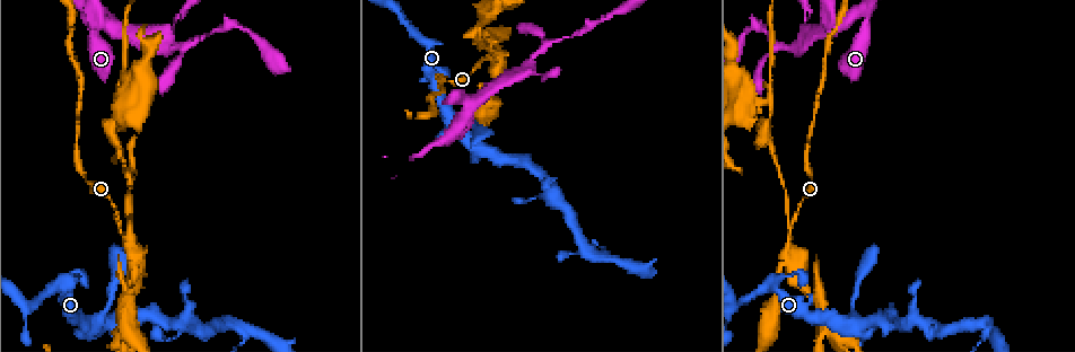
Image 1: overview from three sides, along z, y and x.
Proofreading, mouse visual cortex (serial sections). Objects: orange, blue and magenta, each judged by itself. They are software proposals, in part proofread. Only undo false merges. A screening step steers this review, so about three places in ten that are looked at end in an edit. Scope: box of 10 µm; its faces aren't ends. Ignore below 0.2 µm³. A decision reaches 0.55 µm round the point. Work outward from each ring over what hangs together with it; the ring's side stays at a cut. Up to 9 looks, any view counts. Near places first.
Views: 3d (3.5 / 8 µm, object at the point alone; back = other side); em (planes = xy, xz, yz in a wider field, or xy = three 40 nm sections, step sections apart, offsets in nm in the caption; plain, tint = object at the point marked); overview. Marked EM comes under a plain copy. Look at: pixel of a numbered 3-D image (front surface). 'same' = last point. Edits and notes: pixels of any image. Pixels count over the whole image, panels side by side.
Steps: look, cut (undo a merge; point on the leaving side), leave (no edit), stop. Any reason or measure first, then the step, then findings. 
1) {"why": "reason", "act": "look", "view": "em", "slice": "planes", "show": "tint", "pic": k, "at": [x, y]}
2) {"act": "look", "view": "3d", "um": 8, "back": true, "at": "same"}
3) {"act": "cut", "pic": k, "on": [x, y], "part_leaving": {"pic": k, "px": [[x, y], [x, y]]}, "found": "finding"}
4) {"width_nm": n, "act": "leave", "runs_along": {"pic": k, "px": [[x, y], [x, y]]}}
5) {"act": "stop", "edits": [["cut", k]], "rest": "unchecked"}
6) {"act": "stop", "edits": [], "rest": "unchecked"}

{"why": "three-way junction", "act": "look", "view": "em", "slice": "xy", "step": 1, "show": "tint", "pic": 1, "at": [453, 138]}

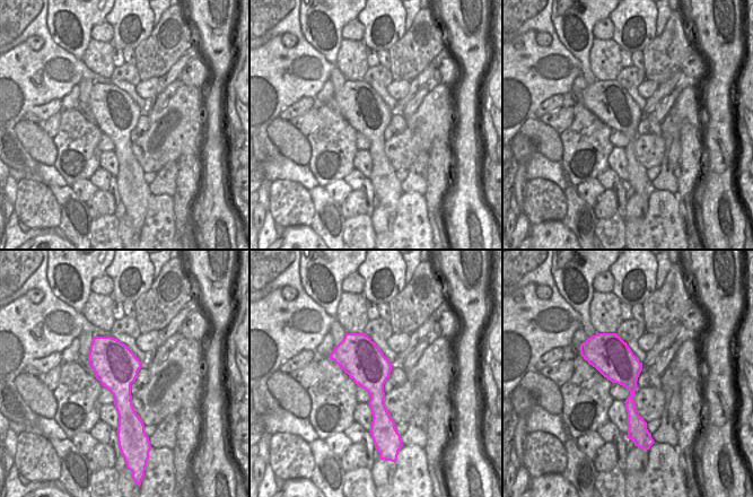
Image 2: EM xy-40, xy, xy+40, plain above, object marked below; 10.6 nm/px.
{"why": "see where the arms go", "act": "look", "view": "3d", "um": 3.5, "at": "same"}

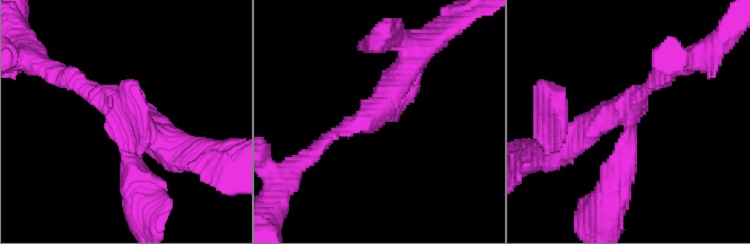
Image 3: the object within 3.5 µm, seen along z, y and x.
{"arms": 3, "arm_widths_nm": [200, 350, 400], "act": "leave", "runs_along": {"pic": 3, "px": [[612, 188], [625, 114], [573, 136]]}, "found": "all the same cell"}

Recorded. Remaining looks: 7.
{"why": "three arms meet", "act": "look", "view": "3d", "um": 8, "pic": 1, "at": [809, 36]}

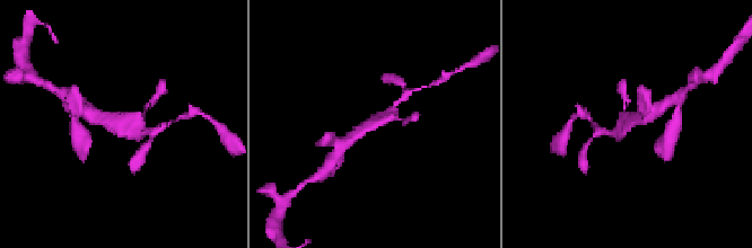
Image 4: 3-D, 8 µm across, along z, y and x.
{"act": "look", "view": "3d", "um": 3.5, "back": true, "at": "same"}

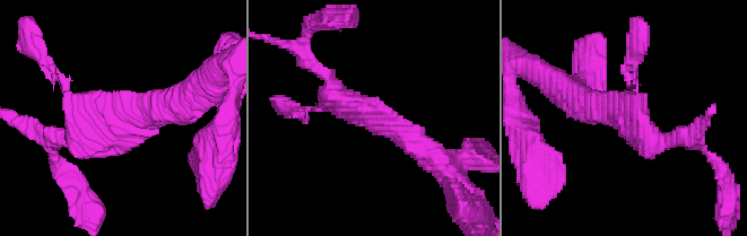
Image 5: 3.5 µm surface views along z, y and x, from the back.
{"arms": 3, "arm_widths_nm": [300, 300, 300], "act": "look", "view": "em", "slice": "xy", "step": 2, "show": "tint", "pic": 5, "at": [133, 115]}

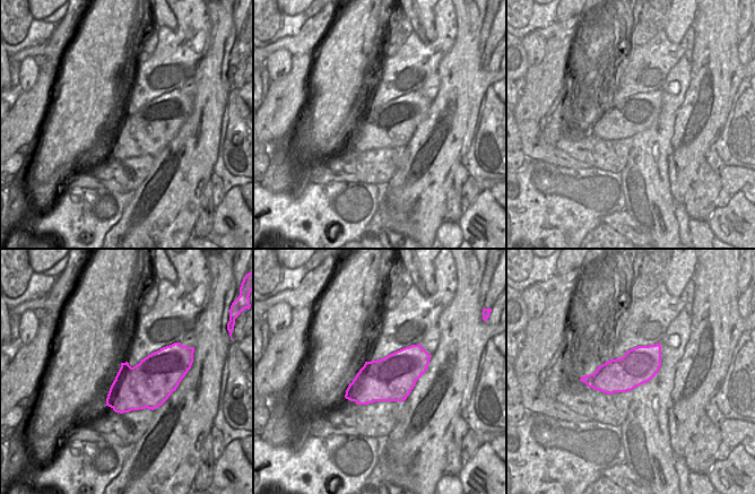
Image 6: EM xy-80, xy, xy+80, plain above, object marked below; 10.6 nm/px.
{"act": "leave", "runs_along": {"pic": 5, "px": [[443, 168], [331, 90], [331, 81]]}, "found": "continuous, no second cell"}

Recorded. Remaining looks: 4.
{"why": "two arms in line, one across", "act": "look", "view": "3d", "um": 8, "pic": 1, "at": [873, 320]}

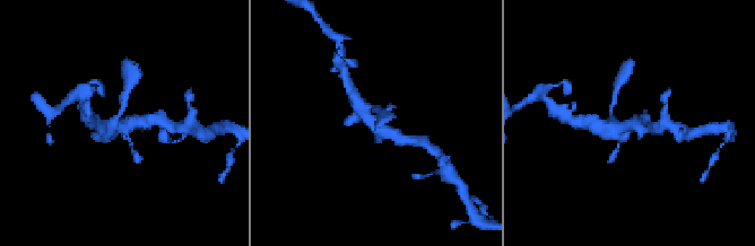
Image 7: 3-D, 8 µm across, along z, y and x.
{"act": "look", "view": "3d", "um": 3.5, "at": "same"}

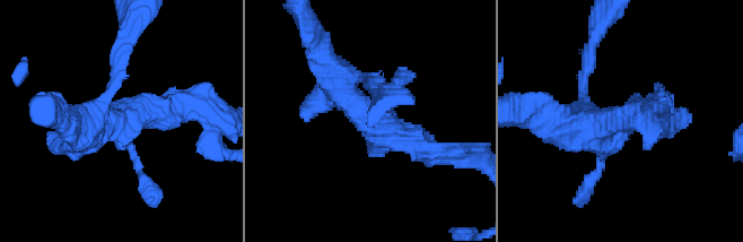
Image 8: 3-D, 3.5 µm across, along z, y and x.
{"arms": 3, "arm_widths_nm": [100, 300, 450], "why": "shape alone is not enough", "act": "look", "view": "em", "slice": "xy", "step": 3, "show": "tint", "pic": 8, "at": [626, 121]}

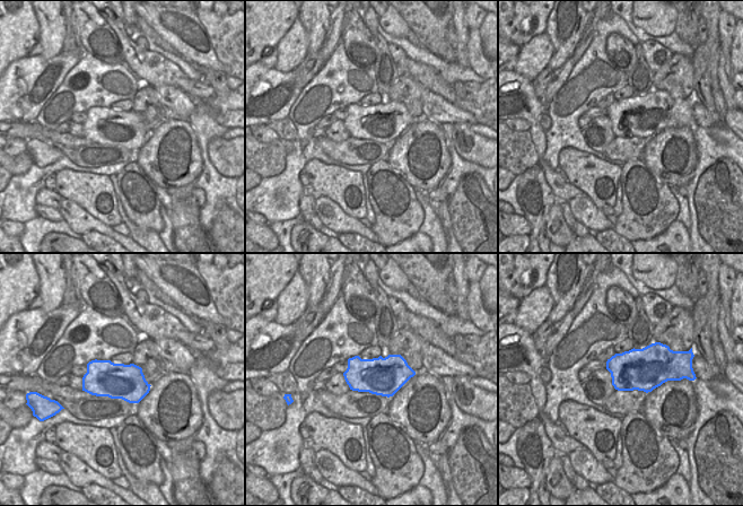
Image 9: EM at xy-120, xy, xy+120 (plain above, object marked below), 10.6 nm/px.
{"act": "leave", "runs_along": {"pic": 8, "px": [[328, 66], [373, 121], [443, 155]]}, "found": "all the same cell"}

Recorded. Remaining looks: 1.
{"act": "stop", "edits": [], "rest": "unchecked"}

